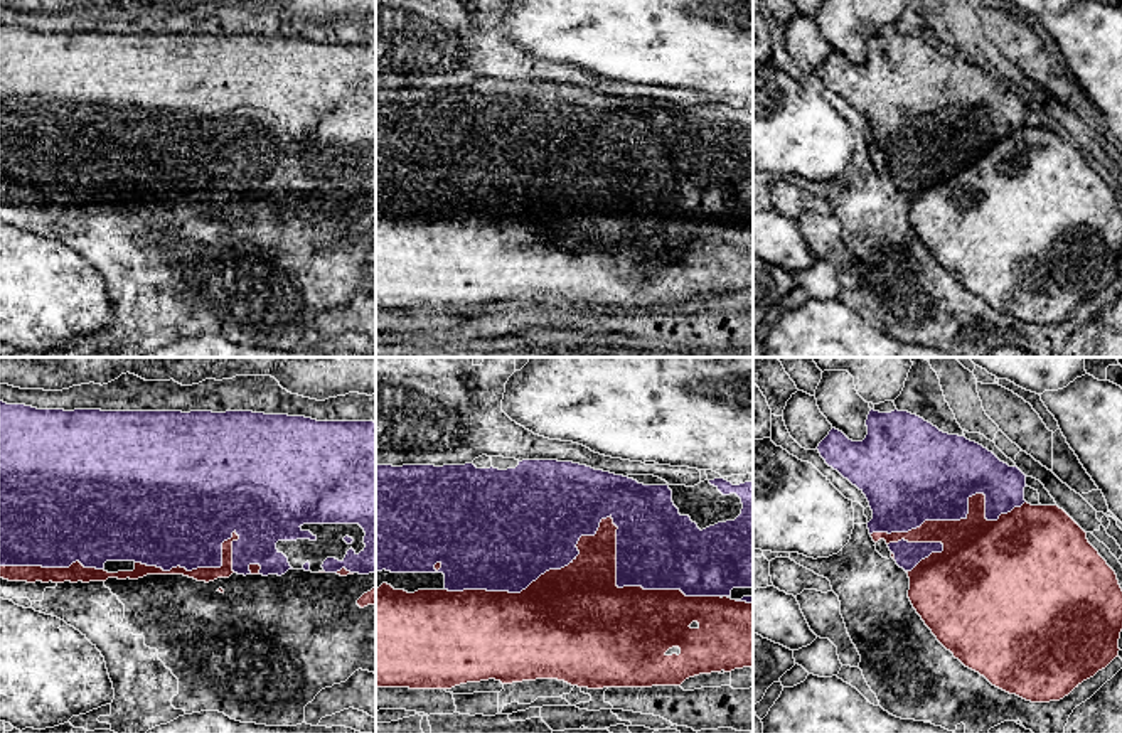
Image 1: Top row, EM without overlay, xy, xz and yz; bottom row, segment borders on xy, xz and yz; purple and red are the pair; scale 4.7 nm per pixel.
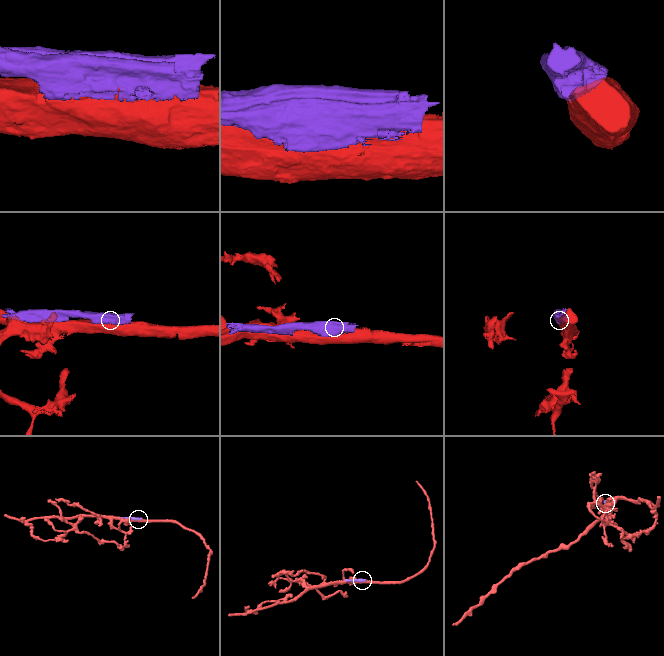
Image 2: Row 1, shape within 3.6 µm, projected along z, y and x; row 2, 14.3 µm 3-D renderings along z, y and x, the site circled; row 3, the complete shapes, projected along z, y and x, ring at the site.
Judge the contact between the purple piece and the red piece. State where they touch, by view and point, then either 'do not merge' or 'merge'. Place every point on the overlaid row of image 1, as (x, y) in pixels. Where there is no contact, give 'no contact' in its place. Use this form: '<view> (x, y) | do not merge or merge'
xz (603, 518) | do not merge

